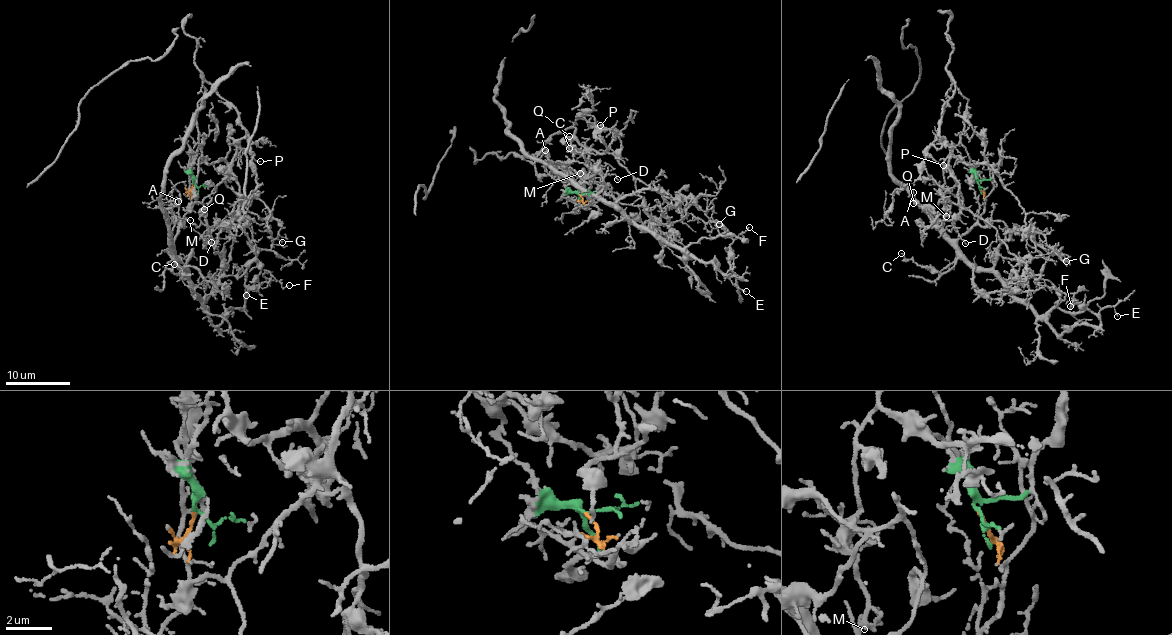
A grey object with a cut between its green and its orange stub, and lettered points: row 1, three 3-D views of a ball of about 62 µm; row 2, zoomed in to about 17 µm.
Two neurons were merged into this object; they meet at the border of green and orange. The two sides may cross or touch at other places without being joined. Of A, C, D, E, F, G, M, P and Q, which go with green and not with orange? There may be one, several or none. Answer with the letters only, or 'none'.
D, G, P, Q

